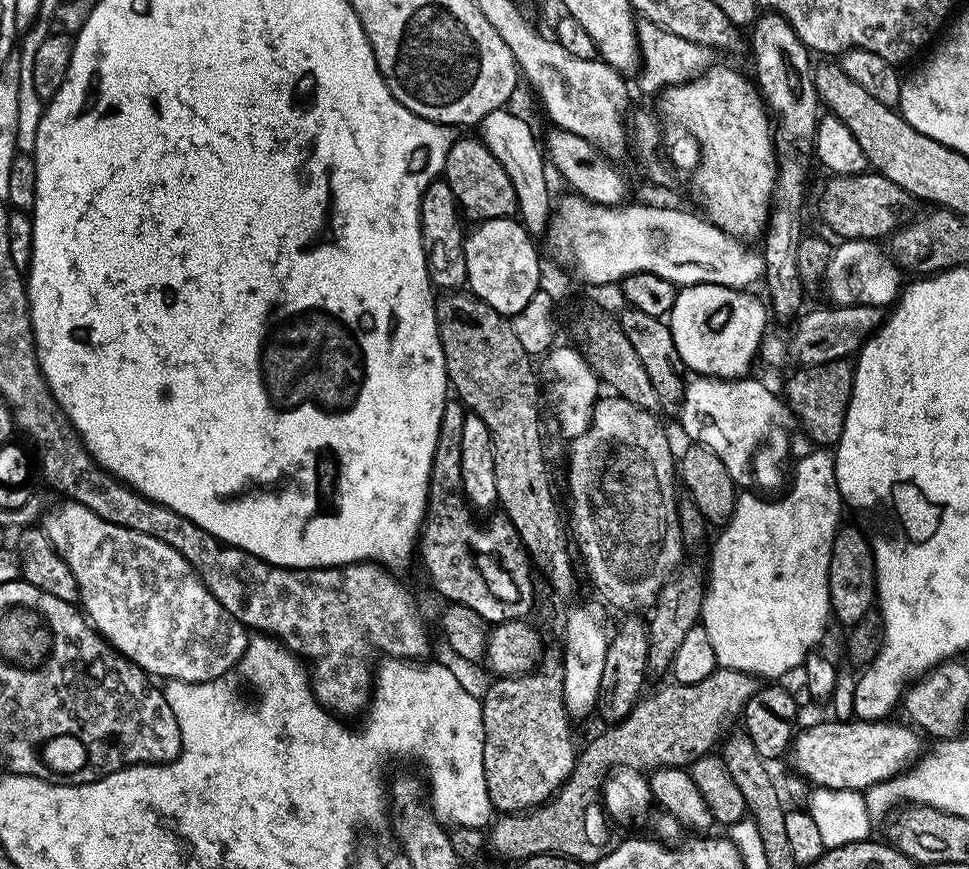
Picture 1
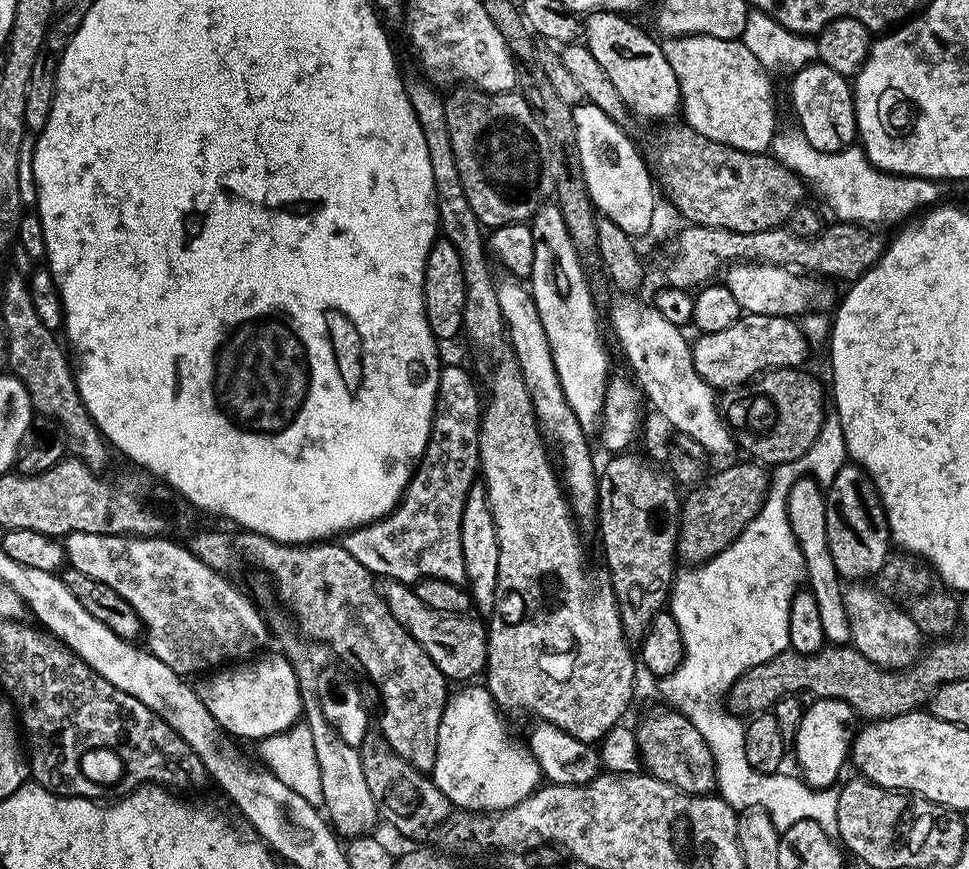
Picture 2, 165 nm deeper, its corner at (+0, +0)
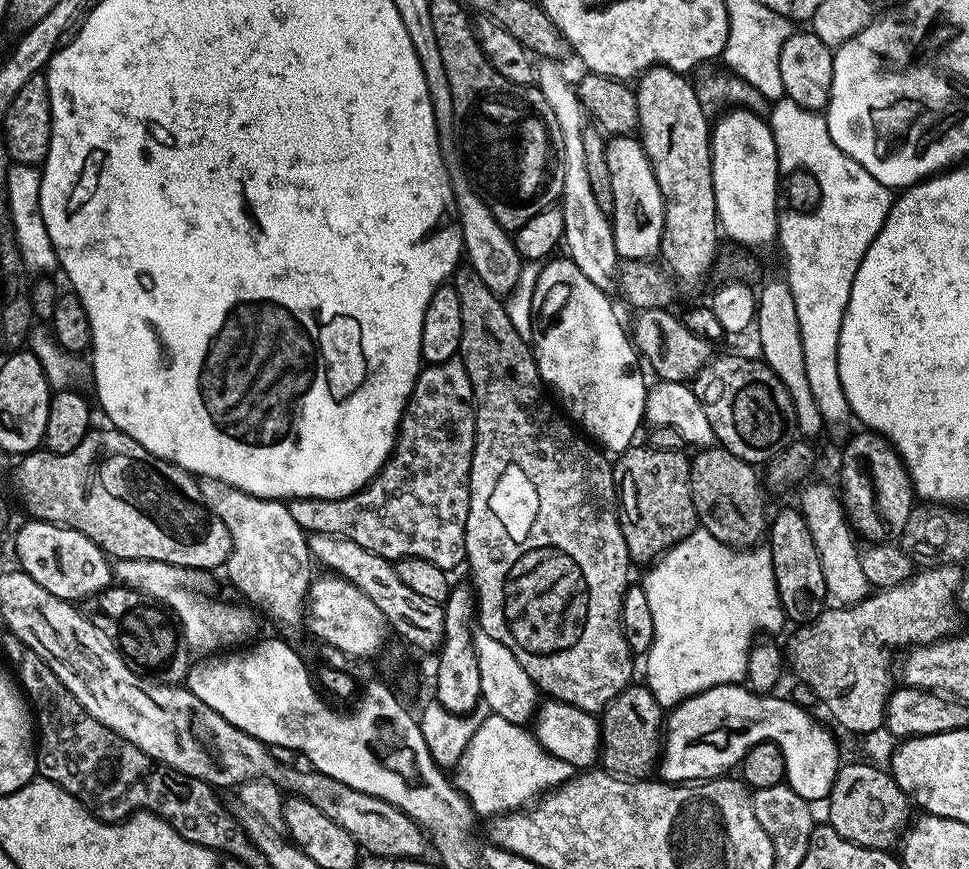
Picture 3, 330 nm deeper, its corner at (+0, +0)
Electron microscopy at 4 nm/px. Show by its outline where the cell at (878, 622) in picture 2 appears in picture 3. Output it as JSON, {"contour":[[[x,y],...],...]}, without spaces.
{"contour":[[[808,482],[800,489],[798,509],[804,516],[809,527],[810,535],[818,550],[822,573],[825,578],[827,595],[840,606],[851,606],[859,603],[869,595],[870,585],[863,576],[862,565],[859,561],[860,548],[852,541],[854,530],[846,519],[846,513],[837,489],[828,484],[812,484]]]}

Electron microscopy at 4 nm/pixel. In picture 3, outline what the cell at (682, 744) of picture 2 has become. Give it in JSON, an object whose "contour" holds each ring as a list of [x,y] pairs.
{"contour":[[[636,682],[625,688],[618,698],[614,698],[611,704],[602,713],[600,725],[600,742],[602,745],[602,764],[607,771],[621,778],[640,778],[653,771],[658,757],[662,752],[662,729],[666,724],[666,716],[658,701],[652,697],[652,691],[643,683]]]}

